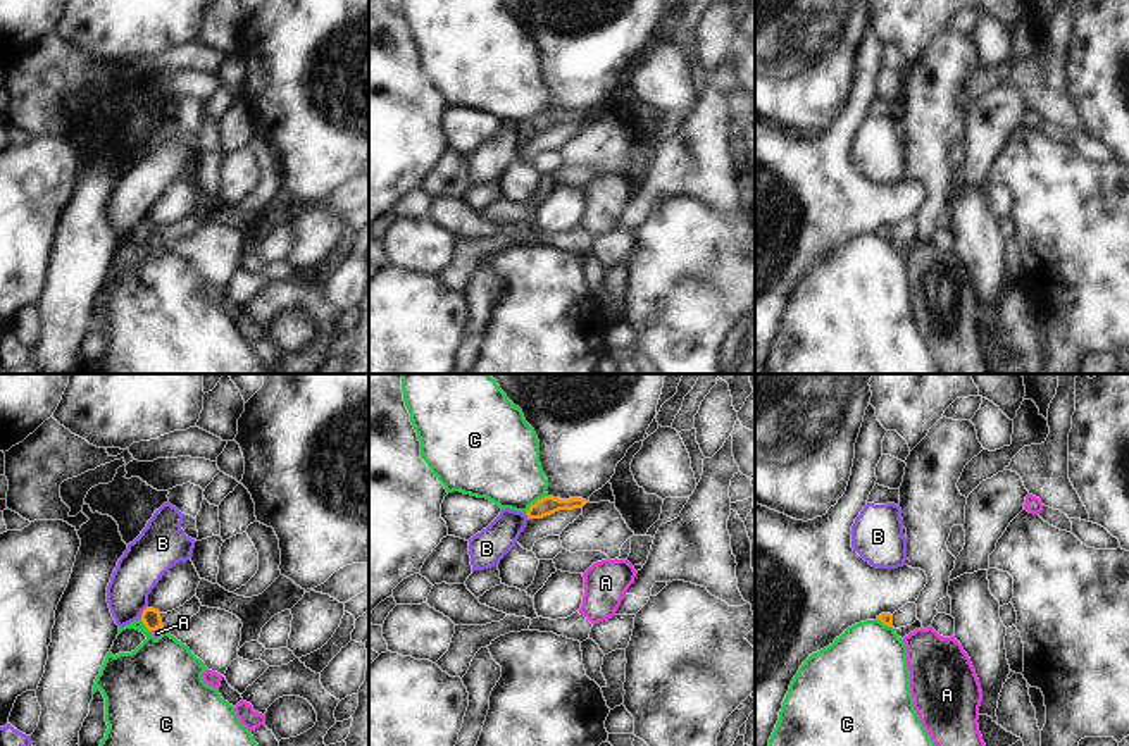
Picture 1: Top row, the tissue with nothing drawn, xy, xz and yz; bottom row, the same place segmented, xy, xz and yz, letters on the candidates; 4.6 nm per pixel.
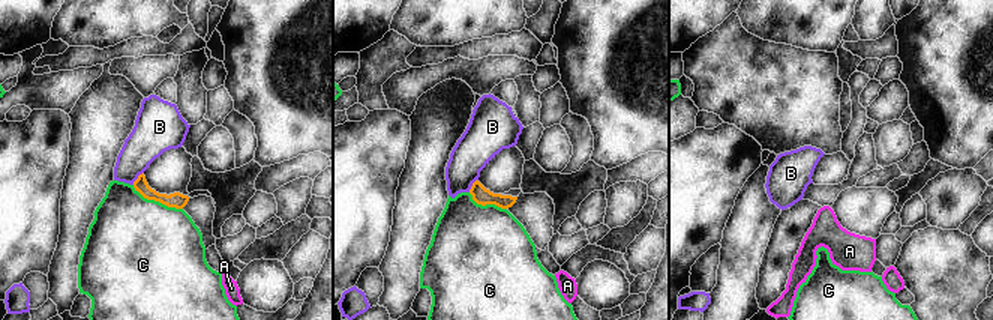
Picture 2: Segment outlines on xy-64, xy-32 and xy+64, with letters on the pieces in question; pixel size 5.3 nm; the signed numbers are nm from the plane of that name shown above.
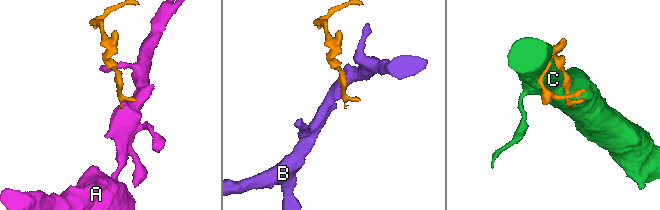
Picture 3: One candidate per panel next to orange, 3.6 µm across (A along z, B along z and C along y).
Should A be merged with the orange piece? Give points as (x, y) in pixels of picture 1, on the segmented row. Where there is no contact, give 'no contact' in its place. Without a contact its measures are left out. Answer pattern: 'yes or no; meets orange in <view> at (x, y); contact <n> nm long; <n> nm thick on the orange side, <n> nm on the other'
yes; meets orange in xy at (155, 629); contact 70 nm long; 90 nm thick on the orange side, 40 nm on the other

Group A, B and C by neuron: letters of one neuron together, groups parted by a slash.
A / B / C

